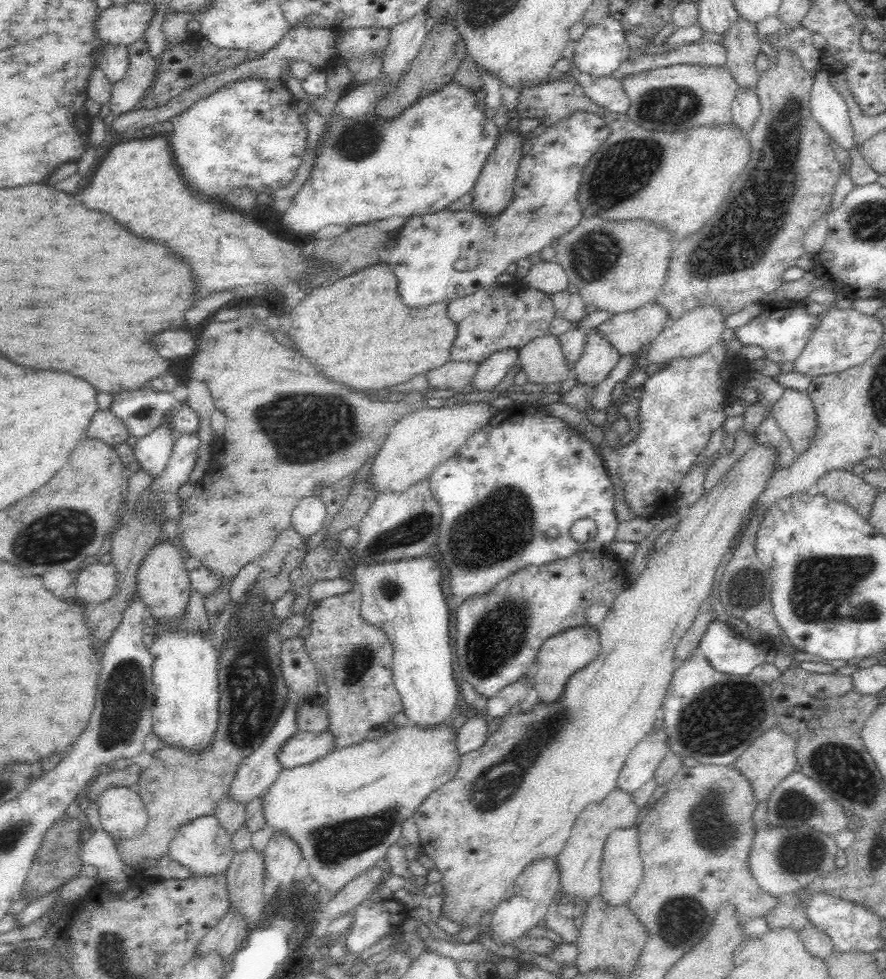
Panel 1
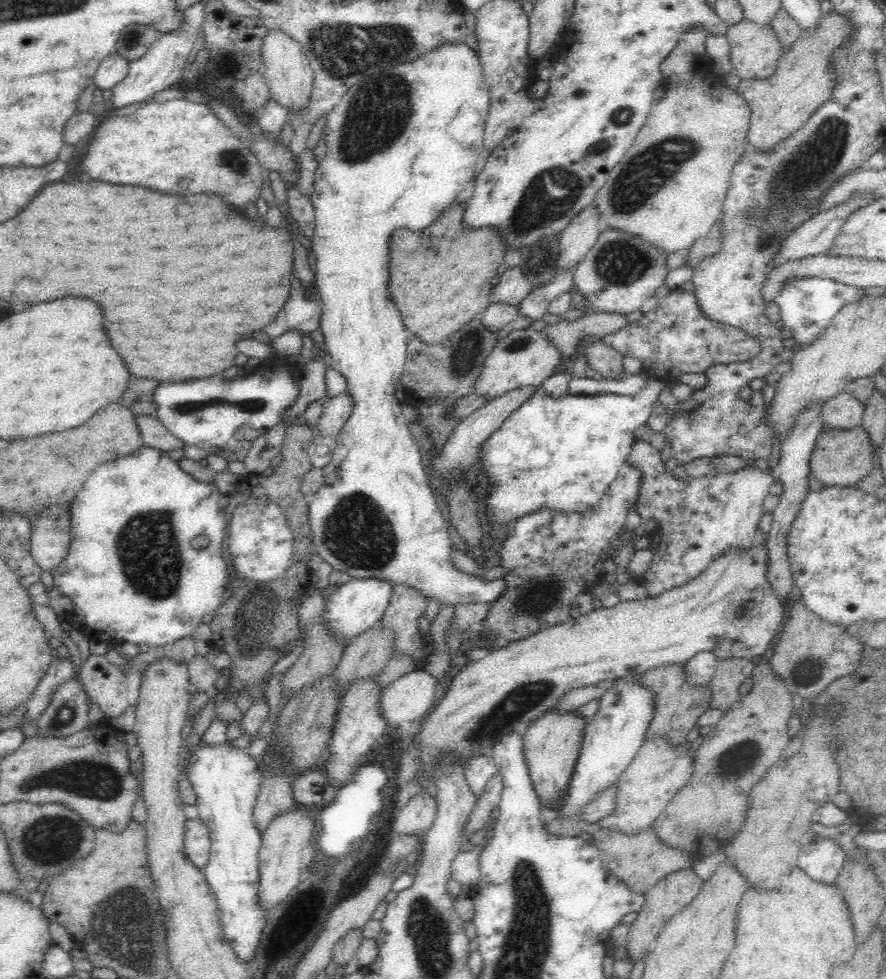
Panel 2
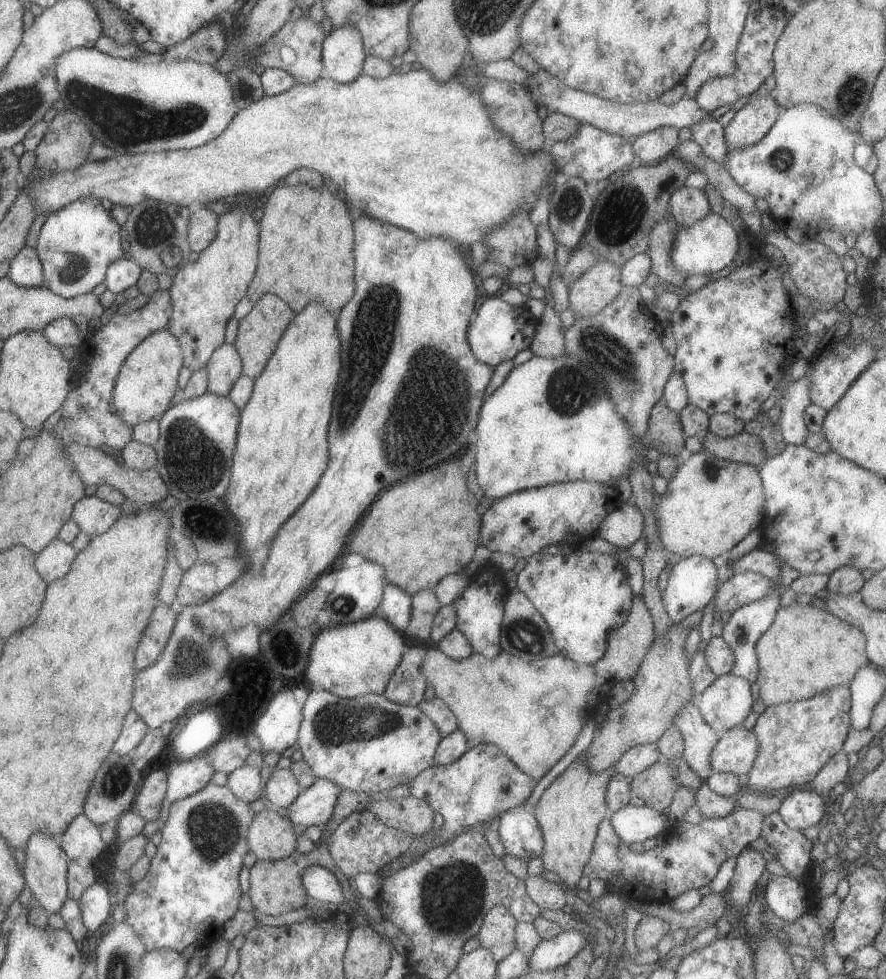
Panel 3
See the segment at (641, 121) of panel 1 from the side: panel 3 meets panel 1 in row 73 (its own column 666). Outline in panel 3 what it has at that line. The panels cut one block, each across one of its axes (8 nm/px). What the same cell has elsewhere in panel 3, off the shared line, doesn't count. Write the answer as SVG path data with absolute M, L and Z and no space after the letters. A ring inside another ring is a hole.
M672 622L672 628L668 630L668 638L658 638L655 636L652 646L648 648L646 656L644 656L636 676L632 678L634 684L634 691L631 697L623 704L618 706L615 710L604 707L604 715L608 715L608 722L602 726L600 732L593 738L591 744L586 748L586 764L590 768L590 772L598 774L610 766L614 766L625 752L628 752L634 746L657 743L662 738L662 735L674 724L674 716L678 714L678 710L682 710L688 702L696 701L698 697L694 694L692 688L692 680L690 680L690 663L691 659L686 656L686 640L690 629L686 626L680 625L681 622Z

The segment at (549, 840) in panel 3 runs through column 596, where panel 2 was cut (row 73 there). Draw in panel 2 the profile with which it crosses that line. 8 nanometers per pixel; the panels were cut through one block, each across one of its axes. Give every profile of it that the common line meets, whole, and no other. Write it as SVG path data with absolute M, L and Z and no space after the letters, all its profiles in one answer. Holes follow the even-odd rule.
M835 10L829 13L820 14L818 24L812 30L801 30L800 36L794 40L792 46L786 50L779 58L774 74L762 80L754 80L753 78L740 79L740 85L735 88L735 92L739 94L750 105L751 115L747 138L748 150L758 149L768 151L774 148L786 137L791 136L798 128L802 128L803 124L810 118L810 115L826 101L830 100L834 85L837 81L836 68L831 66L831 54L834 49L843 47L849 39L853 31L853 22L849 18L838 14Z

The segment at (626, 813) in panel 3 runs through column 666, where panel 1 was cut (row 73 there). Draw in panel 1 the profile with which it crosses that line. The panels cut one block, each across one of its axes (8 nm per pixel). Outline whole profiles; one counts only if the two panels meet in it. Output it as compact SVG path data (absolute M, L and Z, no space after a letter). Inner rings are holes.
M816 69L812 78L810 108L814 120L823 128L824 133L840 148L855 147L853 128L848 116L848 107L842 95L832 87L825 71Z

